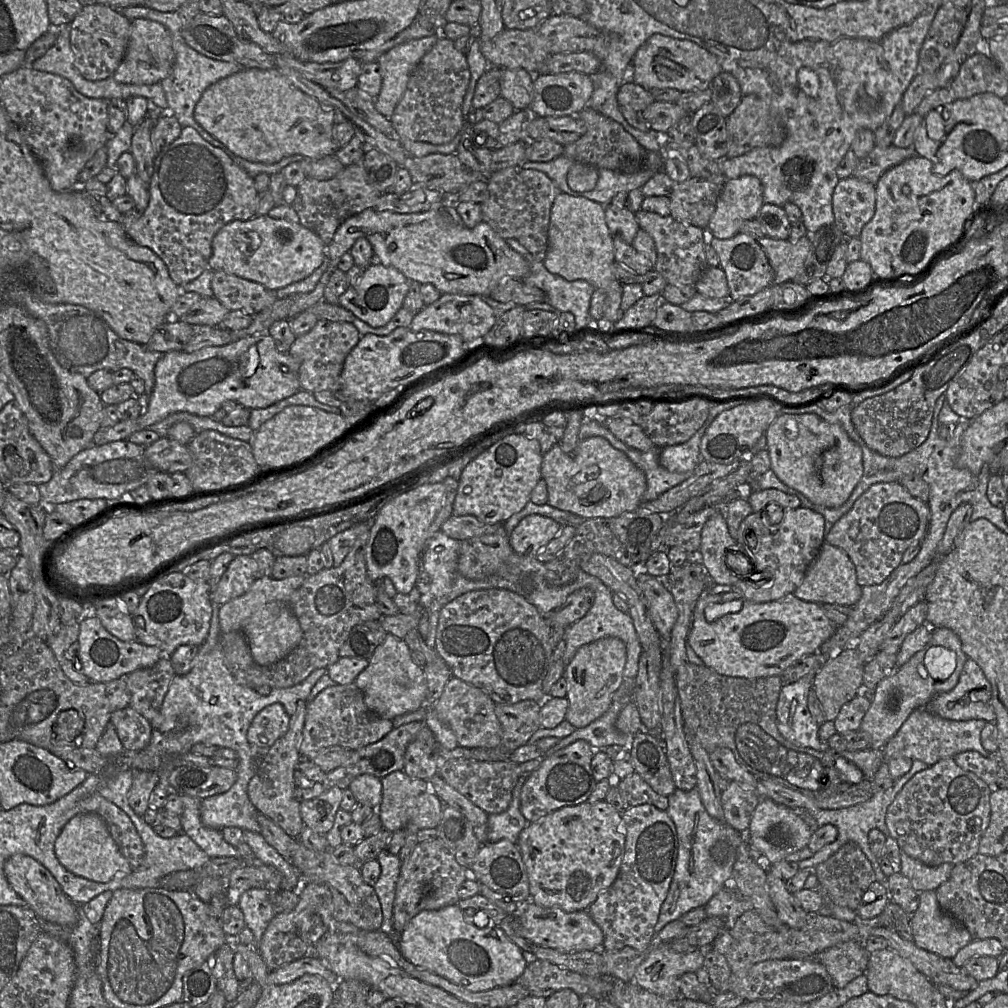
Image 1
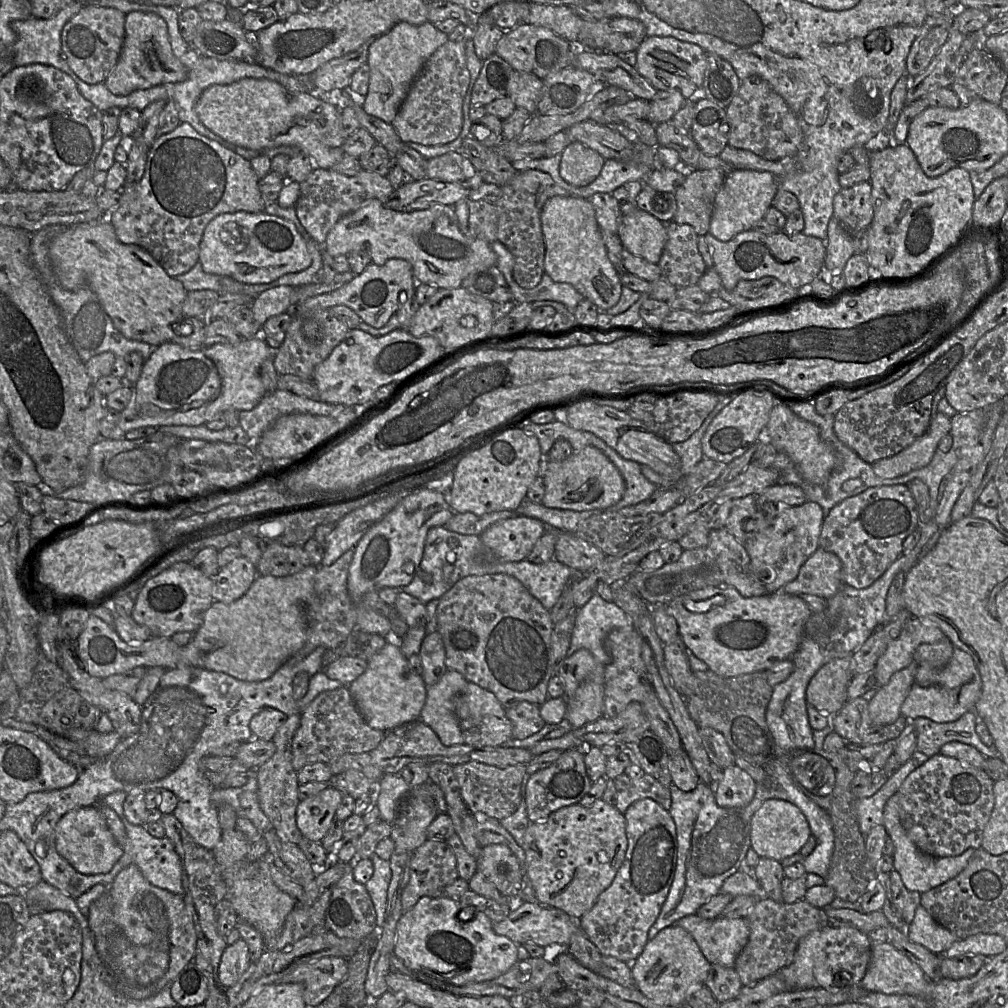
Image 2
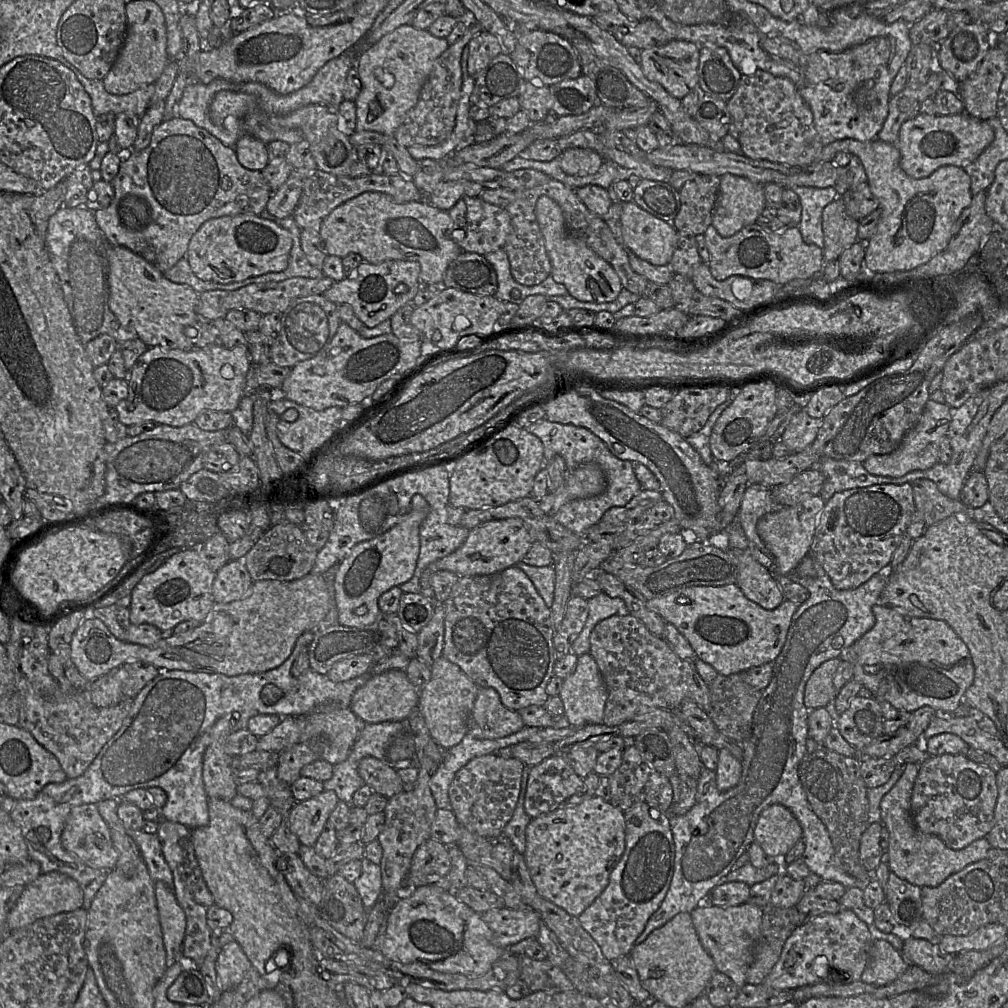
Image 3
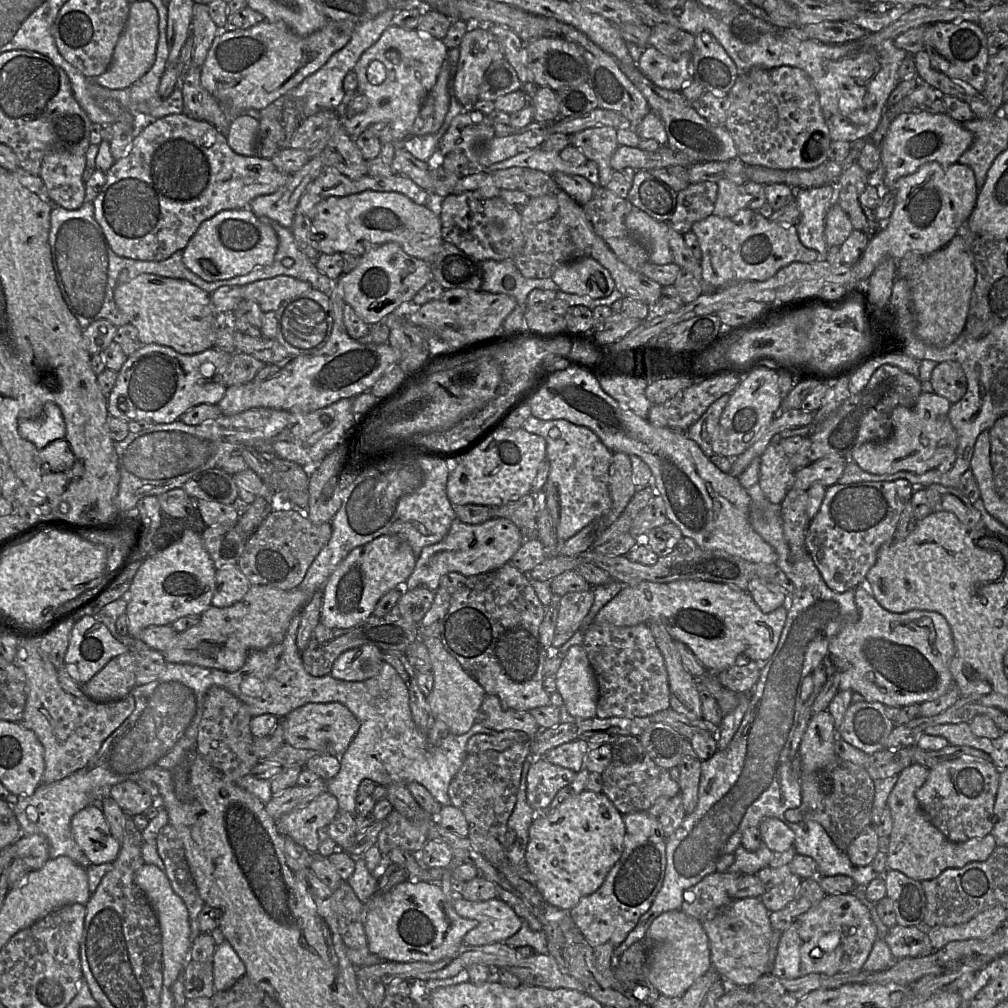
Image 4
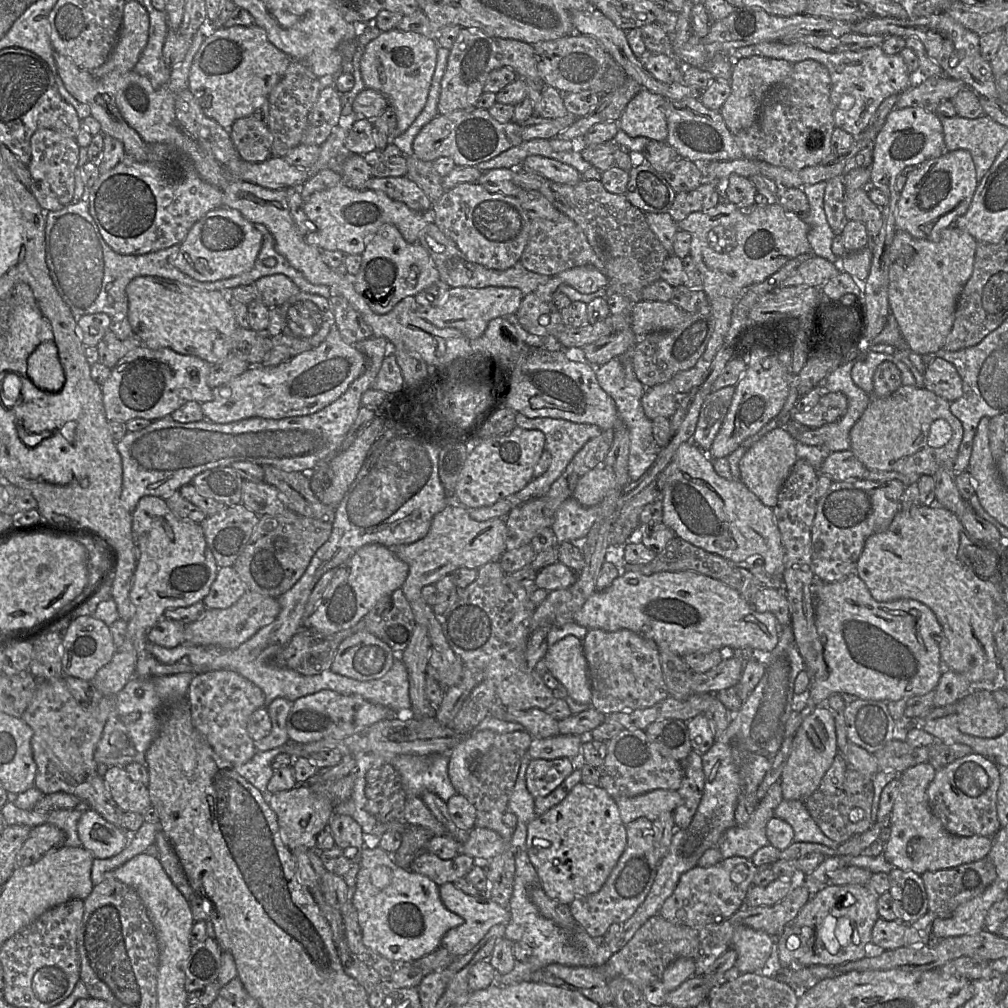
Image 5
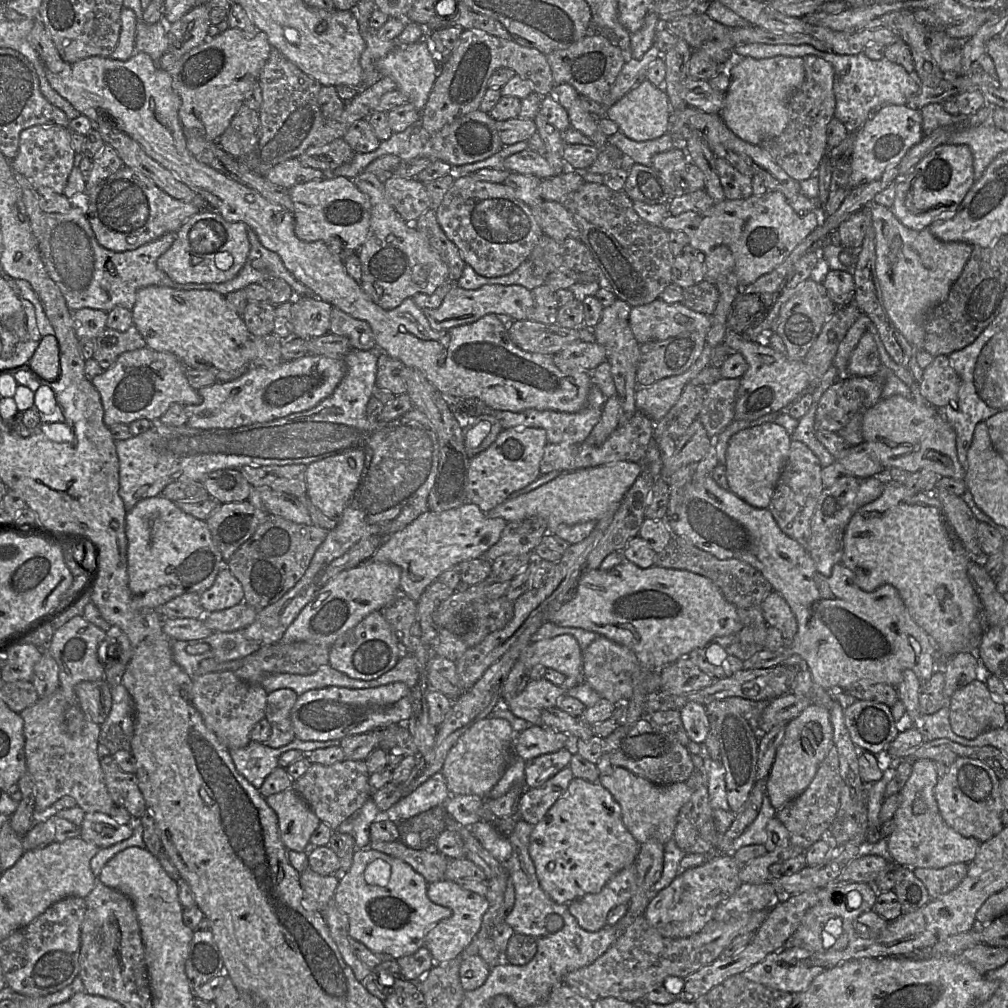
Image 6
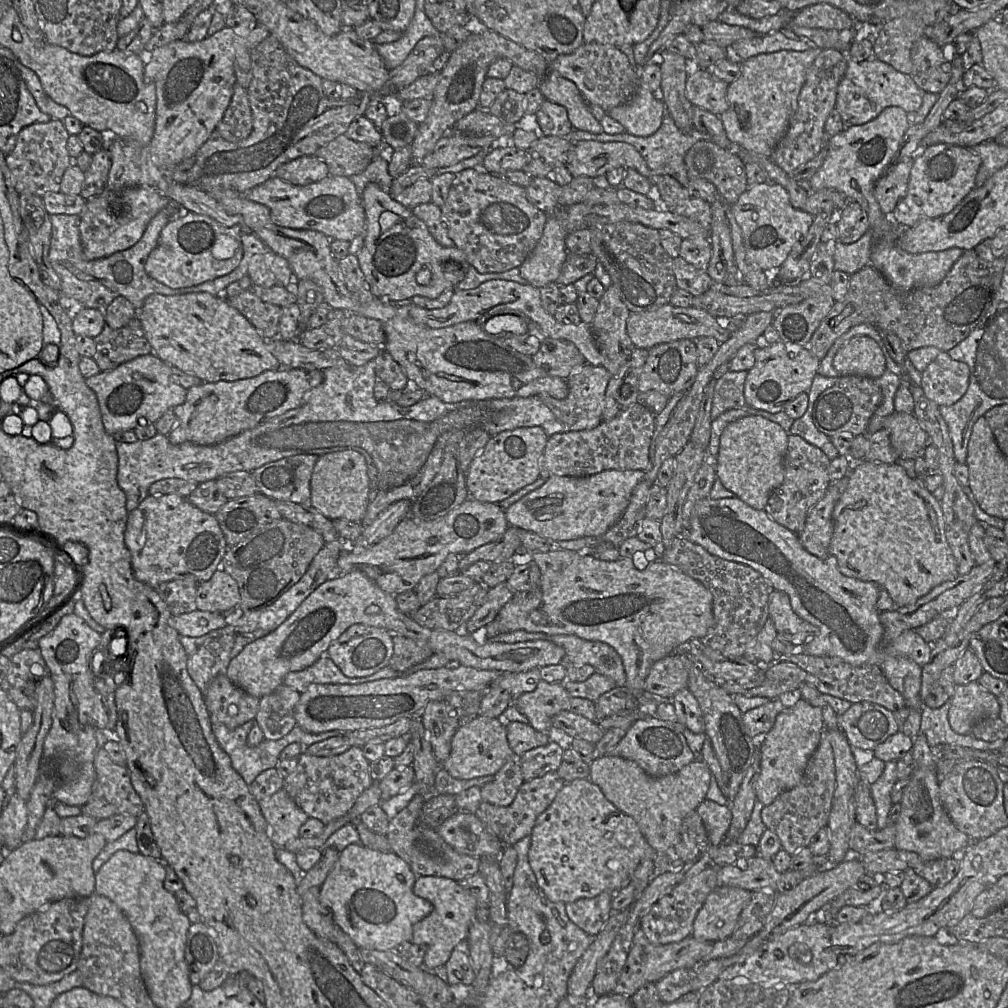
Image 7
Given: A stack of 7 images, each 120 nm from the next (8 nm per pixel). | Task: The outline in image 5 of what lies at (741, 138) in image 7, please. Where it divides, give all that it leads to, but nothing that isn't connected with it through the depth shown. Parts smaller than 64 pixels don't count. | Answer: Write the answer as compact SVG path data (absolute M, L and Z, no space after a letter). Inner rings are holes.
M751 56L734 62L730 80L731 93L720 108L723 120L733 134L750 127L757 120L765 95L791 74L793 66L794 64L786 60L763 56Z

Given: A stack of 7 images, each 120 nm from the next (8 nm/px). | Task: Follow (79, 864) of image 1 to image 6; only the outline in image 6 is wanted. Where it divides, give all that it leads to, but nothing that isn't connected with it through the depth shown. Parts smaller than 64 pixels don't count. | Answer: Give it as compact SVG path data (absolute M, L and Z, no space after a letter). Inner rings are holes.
M85 813L80 827L80 837L100 848L108 848L131 837L132 824L120 824L108 814Z

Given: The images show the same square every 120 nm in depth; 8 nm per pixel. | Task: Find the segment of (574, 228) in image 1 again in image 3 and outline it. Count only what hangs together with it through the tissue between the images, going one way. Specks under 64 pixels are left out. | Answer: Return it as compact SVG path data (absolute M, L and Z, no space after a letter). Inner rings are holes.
M541 196L536 203L535 215L551 262L550 277L556 283L564 285L568 295L578 301L597 304L614 301L623 289L617 273L584 241L567 232L560 206L550 197Z

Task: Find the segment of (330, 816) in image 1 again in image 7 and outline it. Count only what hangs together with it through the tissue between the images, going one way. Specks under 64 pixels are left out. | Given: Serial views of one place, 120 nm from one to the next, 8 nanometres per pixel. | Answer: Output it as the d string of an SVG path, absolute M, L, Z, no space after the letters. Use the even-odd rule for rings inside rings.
M279 790L267 799L258 802L269 825L270 838L276 848L284 848L286 843L300 837L299 829L309 816L285 790Z

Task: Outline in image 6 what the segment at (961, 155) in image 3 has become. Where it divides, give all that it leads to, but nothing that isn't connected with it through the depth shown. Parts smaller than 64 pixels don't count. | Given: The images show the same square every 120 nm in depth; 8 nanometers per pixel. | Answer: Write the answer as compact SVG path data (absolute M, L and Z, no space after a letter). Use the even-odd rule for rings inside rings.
M886 105L868 119L855 132L853 151L850 156L851 175L849 187L867 185L881 177L888 166L898 165L907 152L922 138L922 115L919 110L905 105Z

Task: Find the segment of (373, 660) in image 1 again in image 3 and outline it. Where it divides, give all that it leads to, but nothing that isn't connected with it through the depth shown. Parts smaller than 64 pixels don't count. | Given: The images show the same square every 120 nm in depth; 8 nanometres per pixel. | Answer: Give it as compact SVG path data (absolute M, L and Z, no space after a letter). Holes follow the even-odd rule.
M392 669L375 675L353 694L350 709L367 723L380 723L384 721L403 721L418 708L420 689L414 686L406 671Z

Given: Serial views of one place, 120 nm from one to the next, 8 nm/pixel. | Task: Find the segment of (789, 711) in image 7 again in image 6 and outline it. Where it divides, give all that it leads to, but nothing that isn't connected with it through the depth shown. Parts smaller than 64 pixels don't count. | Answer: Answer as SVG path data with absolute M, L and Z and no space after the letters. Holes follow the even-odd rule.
M811 704L787 723L783 741L776 751L766 781L766 795L776 810L781 809L807 789L833 744L830 710L825 707Z

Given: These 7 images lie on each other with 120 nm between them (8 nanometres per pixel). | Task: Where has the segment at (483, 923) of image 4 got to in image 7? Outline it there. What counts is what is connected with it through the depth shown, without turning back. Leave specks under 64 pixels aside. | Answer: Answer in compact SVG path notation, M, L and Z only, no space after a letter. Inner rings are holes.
M417 876L413 893L433 905L432 912L413 925L411 944L426 944L428 950L423 965L427 970L444 966L460 942L467 942L469 928L476 919L477 901L456 880L438 876Z

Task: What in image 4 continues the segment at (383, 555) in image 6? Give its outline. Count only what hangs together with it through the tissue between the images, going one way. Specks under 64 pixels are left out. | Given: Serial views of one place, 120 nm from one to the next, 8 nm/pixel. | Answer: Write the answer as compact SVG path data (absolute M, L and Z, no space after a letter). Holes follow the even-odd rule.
M492 517L480 524L466 524L455 518L448 534L442 541L423 548L421 554L416 559L415 568L412 574L404 583L404 587L407 591L418 587L424 587L434 593L440 587L441 577L447 573L458 572L466 577L470 577L496 570L505 563L510 562L524 540L524 536L517 525L506 518ZM420 634L419 639L428 649L432 663L434 687L426 697L432 716L443 721L448 726L449 733L462 735L477 721L478 710L486 695L485 690L444 648L440 638Z

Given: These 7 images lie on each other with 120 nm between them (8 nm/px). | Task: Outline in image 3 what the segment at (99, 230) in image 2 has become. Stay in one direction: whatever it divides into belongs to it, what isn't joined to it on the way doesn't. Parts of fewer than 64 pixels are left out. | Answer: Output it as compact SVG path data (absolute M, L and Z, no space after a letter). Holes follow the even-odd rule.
M109 244L106 250L108 259L109 307L119 322L134 331L147 347L159 346L163 349L192 350L192 338L185 335L185 328L196 324L201 318L196 313L199 294L188 284L178 284L168 280L148 261L131 250Z

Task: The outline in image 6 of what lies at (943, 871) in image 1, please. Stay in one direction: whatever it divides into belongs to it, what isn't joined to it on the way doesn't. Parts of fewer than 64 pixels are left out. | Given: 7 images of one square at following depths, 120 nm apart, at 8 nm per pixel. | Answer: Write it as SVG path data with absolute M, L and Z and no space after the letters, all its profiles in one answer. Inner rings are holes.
M918 759L912 763L912 772L905 786L902 788L901 802L894 815L895 829L888 838L888 850L896 865L915 868L943 868L956 863L971 862L981 845L974 837L964 837L953 830L942 818L935 798L935 787L939 776L934 760Z

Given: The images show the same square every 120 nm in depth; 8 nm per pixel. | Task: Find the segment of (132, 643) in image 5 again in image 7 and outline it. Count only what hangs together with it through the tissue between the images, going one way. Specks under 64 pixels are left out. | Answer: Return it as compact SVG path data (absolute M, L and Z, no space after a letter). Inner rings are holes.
M149 494L137 508L129 512L125 528L125 545L131 555L134 577L153 588L174 579L195 579L198 582L209 580L221 566L221 560L228 548L216 517L176 494Z

